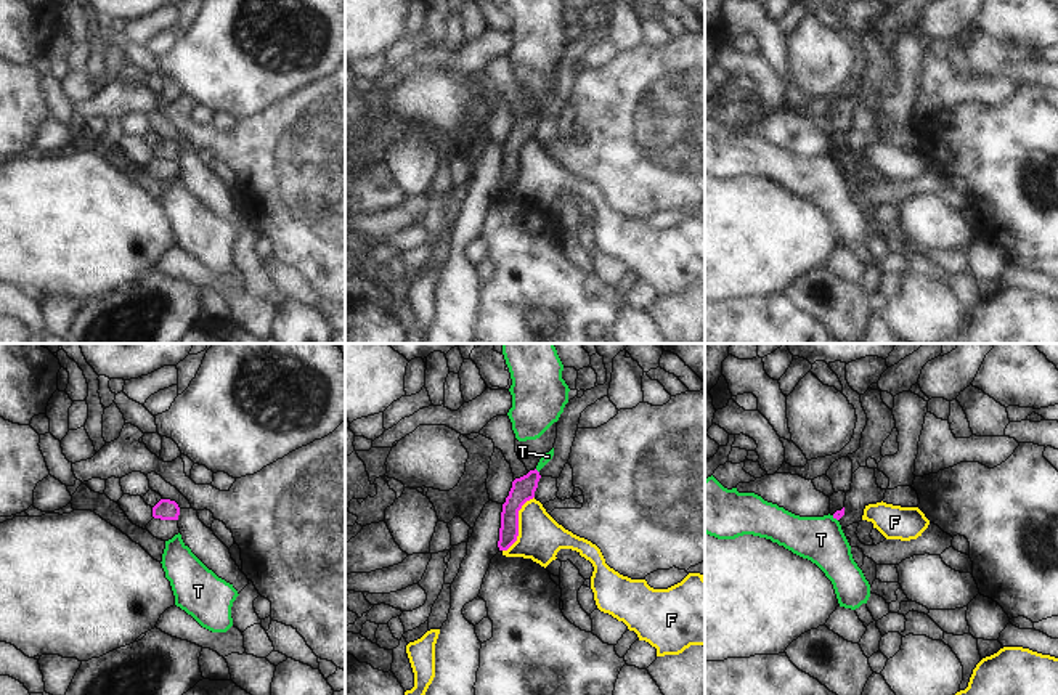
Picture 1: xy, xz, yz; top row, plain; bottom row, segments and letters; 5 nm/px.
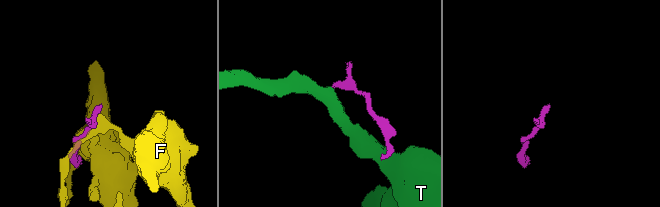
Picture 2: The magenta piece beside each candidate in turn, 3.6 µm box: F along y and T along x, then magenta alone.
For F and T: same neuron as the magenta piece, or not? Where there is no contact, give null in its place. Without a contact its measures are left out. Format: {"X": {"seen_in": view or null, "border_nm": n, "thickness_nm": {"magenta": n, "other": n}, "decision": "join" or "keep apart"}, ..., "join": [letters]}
{"F": {"seen_in": "xz", "border_nm": 320, "thickness_nm": {"magenta": 120, "other": 220}, "decision": "keep apart"}, "T": {"seen_in": "xz", "border_nm": 30, "thickness_nm": {"magenta": 120, "other": 50}, "decision": "keep apart"}, "join": []}

